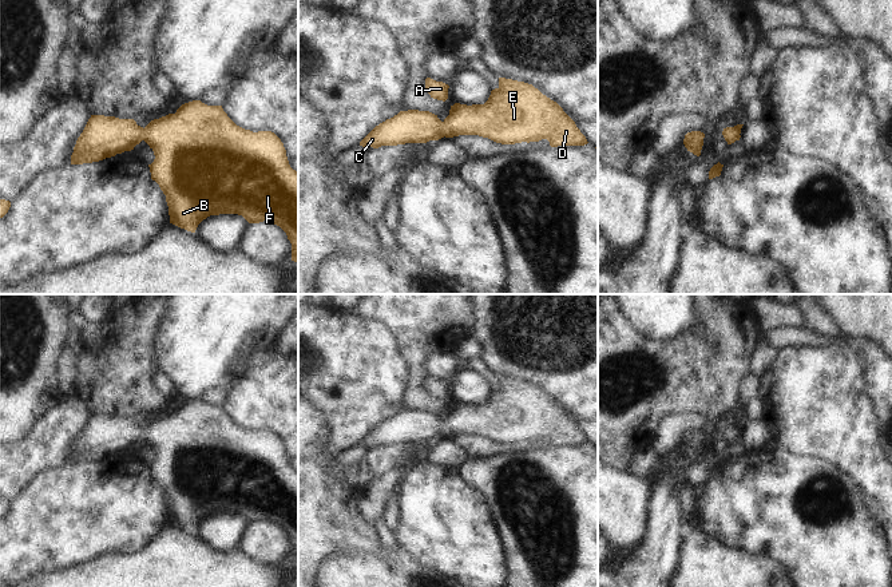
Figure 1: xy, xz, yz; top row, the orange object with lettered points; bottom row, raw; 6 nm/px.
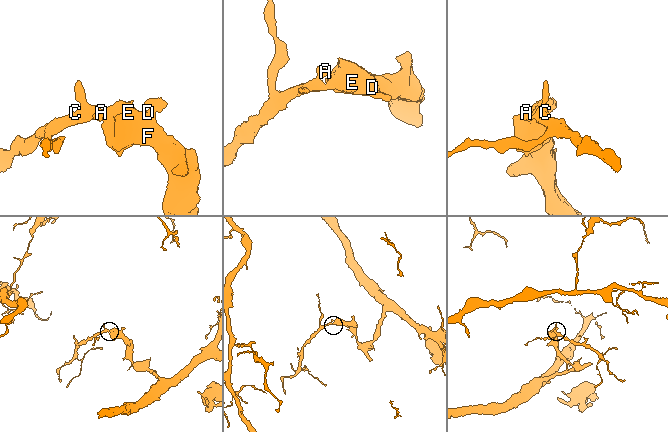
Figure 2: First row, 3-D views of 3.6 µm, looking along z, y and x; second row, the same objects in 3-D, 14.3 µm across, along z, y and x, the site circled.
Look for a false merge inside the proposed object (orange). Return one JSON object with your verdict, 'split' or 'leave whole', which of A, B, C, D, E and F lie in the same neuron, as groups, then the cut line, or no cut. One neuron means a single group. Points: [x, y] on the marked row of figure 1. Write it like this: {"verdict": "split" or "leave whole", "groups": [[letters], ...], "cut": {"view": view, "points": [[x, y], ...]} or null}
{"verdict": "leave whole", "groups": [["A", "B", "C", "D", "E", "F"]], "cut": null}

